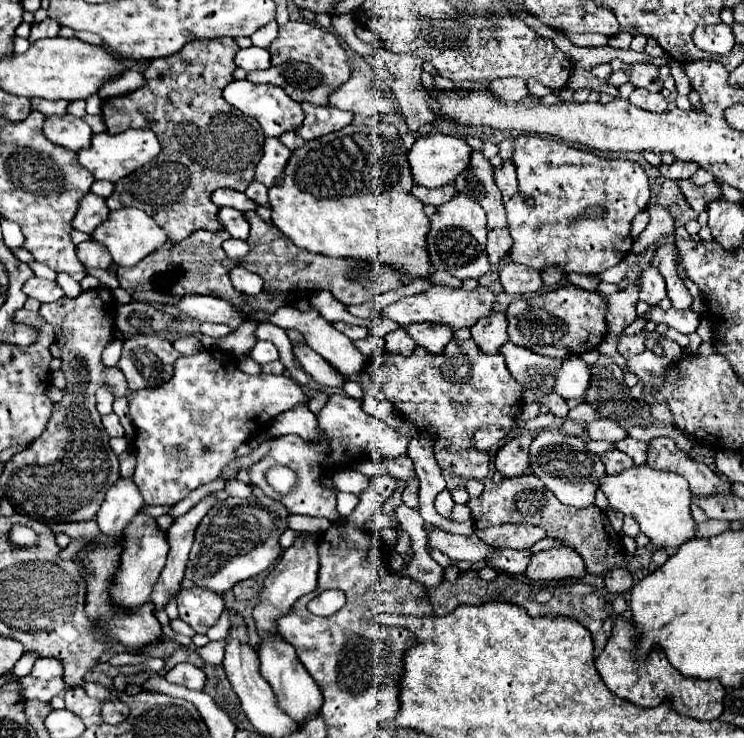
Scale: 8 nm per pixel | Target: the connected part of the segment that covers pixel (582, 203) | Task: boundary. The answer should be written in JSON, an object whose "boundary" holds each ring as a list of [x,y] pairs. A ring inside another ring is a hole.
{"boundary":[[[520,134],[514,138],[514,154],[512,162],[518,172],[518,194],[506,202],[506,216],[510,222],[510,234],[514,238],[514,246],[510,250],[510,260],[516,264],[530,266],[534,270],[544,270],[548,266],[558,266],[564,272],[578,274],[602,274],[604,270],[616,266],[630,250],[632,236],[630,224],[634,216],[646,210],[650,202],[648,178],[640,164],[630,160],[606,160],[594,156],[592,152],[576,150],[566,146],[566,142],[558,142],[558,138],[542,138],[540,134]],[[524,198],[534,198],[536,206],[528,206]],[[600,204],[606,208],[602,218],[582,218],[580,214],[592,206]]]}

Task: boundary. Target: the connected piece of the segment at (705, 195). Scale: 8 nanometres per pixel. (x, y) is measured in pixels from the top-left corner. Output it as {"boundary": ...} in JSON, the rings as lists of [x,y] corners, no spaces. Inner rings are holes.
{"boundary":[[[682,180],[682,182],[678,182],[678,186],[680,186],[682,194],[686,196],[688,204],[696,212],[704,212],[712,200],[724,198],[722,196],[722,186],[718,182],[710,182],[710,184],[704,184],[704,186],[698,186],[692,180]]]}

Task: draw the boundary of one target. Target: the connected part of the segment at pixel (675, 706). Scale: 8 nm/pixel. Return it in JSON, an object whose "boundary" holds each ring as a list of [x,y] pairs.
{"boundary":[[[618,616],[614,624],[614,634],[608,640],[604,652],[596,660],[596,670],[602,682],[606,684],[606,688],[614,696],[644,708],[668,704],[674,712],[682,716],[692,716],[696,720],[716,720],[722,714],[724,710],[722,702],[726,692],[718,680],[694,680],[694,678],[682,676],[676,668],[670,666],[664,652],[660,650],[652,650],[646,662],[636,662],[634,646],[636,646],[634,624],[630,622],[628,616]]]}

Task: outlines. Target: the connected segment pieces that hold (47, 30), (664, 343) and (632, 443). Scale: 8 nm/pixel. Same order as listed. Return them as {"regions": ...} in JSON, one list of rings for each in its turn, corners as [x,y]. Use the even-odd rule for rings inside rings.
{"regions":[[[[46,18],[40,24],[32,24],[32,32],[30,32],[30,44],[34,44],[40,38],[56,38],[58,36],[58,22],[52,18]]],[[[658,340],[658,344],[664,348],[664,354],[666,354],[666,358],[670,360],[670,362],[674,362],[674,360],[678,360],[680,356],[682,356],[682,348],[676,344],[676,342],[672,342],[672,340]]],[[[626,438],[622,442],[616,444],[618,450],[626,452],[636,466],[640,464],[646,464],[646,450],[648,450],[648,442],[640,442],[640,440],[634,440],[634,438]]]]}

